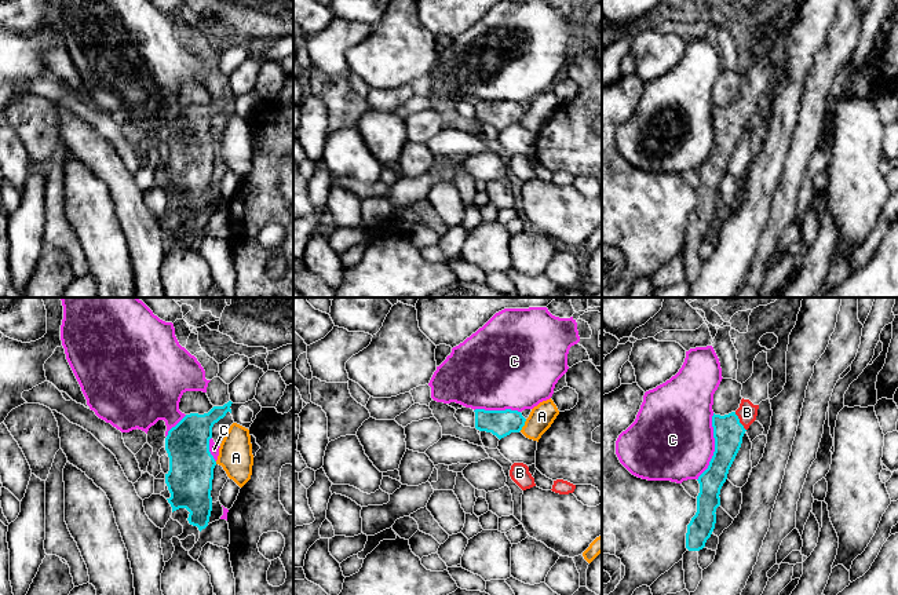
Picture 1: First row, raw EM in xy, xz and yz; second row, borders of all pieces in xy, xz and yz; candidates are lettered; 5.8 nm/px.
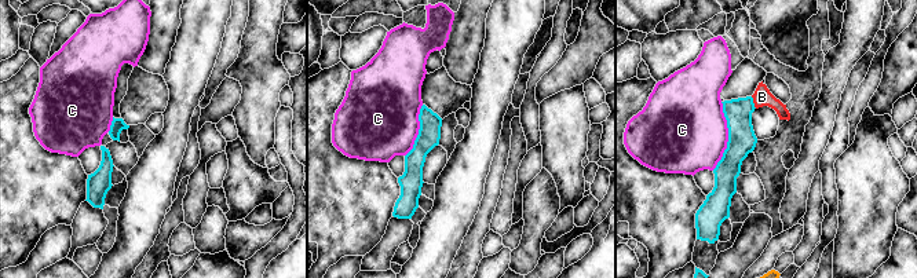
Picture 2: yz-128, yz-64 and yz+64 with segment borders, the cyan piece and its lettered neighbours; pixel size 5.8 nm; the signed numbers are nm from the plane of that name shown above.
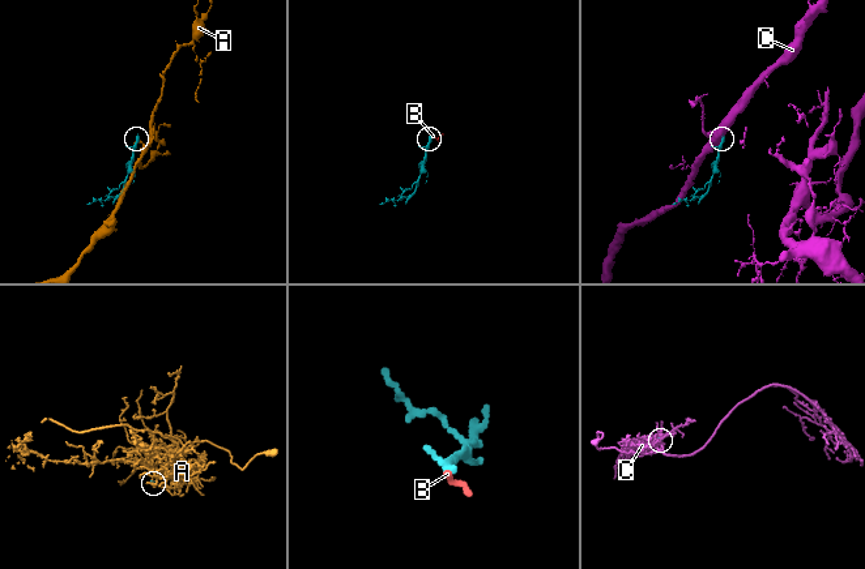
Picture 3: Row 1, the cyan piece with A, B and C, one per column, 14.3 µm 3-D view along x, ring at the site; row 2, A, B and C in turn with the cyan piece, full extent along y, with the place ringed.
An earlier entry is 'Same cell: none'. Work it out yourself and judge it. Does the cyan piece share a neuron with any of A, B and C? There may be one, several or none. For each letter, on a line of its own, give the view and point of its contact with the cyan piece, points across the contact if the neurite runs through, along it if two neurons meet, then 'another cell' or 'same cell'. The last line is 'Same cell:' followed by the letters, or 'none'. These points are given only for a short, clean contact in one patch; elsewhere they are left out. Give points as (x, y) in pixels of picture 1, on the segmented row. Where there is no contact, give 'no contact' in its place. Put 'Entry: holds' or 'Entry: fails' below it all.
A: contact xz (524, 424); border xz (526, 419), (519, 430); another cell
B: contact yz (738, 422); way yz (727, 431), (738, 422), (747, 412); same cell
C: contact yz (715, 446); another cell
Same cell: B
Entry: fails

